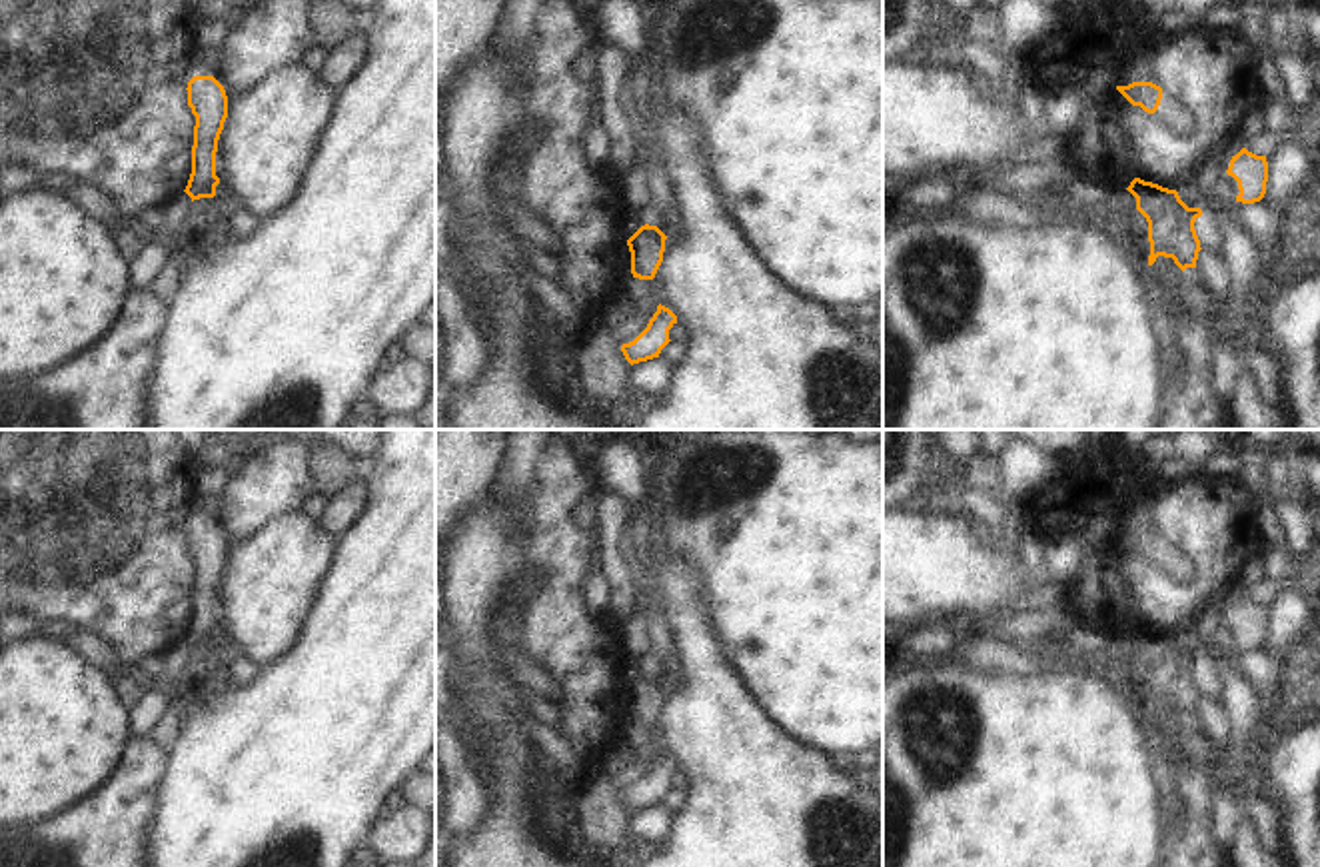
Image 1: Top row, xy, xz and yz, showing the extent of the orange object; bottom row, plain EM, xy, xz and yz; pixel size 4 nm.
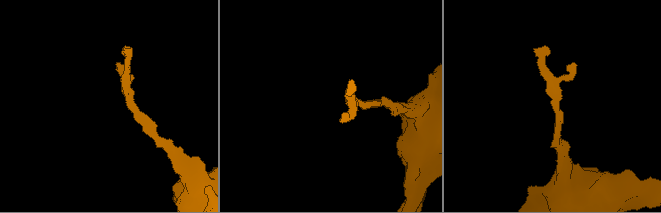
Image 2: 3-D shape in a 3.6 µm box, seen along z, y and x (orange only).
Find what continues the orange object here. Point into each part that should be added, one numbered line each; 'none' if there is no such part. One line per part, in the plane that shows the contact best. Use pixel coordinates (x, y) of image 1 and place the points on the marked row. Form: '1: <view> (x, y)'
none

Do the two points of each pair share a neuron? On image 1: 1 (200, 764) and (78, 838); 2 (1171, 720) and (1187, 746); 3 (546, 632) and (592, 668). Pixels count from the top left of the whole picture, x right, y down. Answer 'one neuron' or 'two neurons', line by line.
1: two neurons
2: one neuron
3: one neuron

